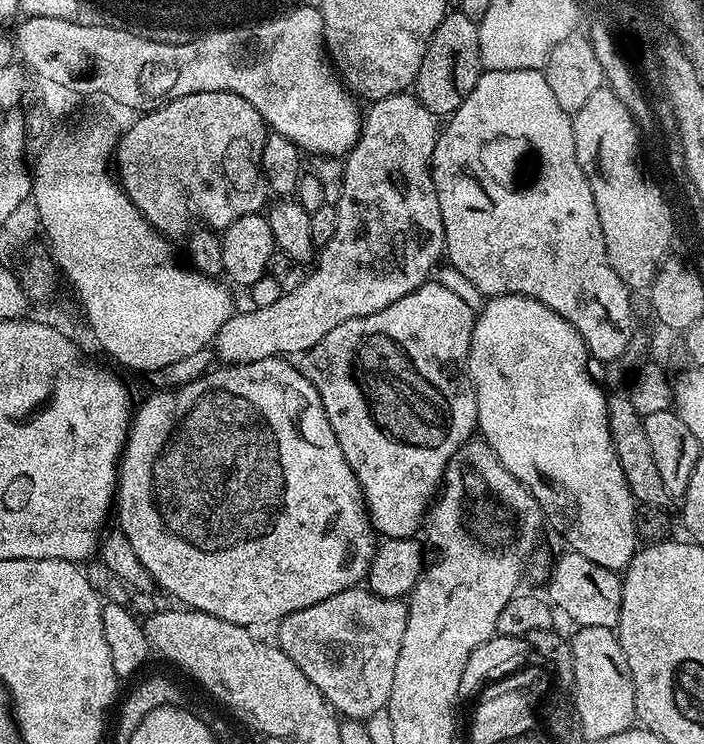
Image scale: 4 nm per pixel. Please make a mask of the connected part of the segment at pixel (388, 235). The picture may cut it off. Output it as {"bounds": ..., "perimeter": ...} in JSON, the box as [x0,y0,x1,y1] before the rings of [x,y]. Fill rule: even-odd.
{"bounds":[214,92,445,365],"perimeter":[[[399,92],[381,100],[373,100],[367,107],[366,115],[363,117],[360,126],[358,142],[343,161],[344,185],[341,190],[341,198],[335,204],[336,212],[338,213],[338,226],[334,226],[334,238],[330,238],[330,242],[319,249],[318,259],[315,261],[315,264],[317,263],[316,272],[309,271],[304,277],[302,286],[285,291],[284,296],[278,298],[278,302],[274,302],[270,306],[262,306],[261,308],[249,307],[247,309],[248,312],[237,311],[217,330],[214,352],[216,356],[218,354],[224,359],[221,361],[225,365],[249,364],[250,362],[265,360],[271,356],[288,358],[291,357],[291,352],[297,352],[297,354],[309,352],[318,342],[322,342],[322,338],[326,338],[326,334],[330,334],[330,330],[334,330],[334,326],[346,322],[350,318],[362,318],[370,314],[378,314],[378,310],[386,310],[386,306],[398,302],[398,298],[406,298],[406,294],[410,294],[422,287],[423,284],[429,283],[434,269],[441,263],[442,257],[445,255],[444,231],[440,229],[440,212],[436,212],[438,196],[432,196],[434,182],[432,181],[431,169],[432,155],[434,154],[434,146],[436,145],[436,137],[438,135],[437,117],[433,116],[430,110],[426,110],[426,106],[422,106],[422,102],[417,100],[415,95],[408,92]]]}

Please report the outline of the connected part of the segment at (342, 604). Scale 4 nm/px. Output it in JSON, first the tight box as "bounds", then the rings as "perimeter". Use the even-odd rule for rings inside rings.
{"bounds":[274,586,408,721],"perimeter":[[[357,586],[355,588],[347,588],[338,594],[334,594],[330,598],[326,598],[322,602],[314,602],[314,606],[306,606],[304,610],[298,610],[285,616],[279,621],[274,637],[275,643],[279,646],[287,656],[300,667],[302,674],[306,674],[306,678],[310,678],[310,682],[314,682],[314,686],[318,686],[318,690],[326,697],[328,703],[341,717],[350,720],[367,721],[369,717],[377,712],[383,712],[388,707],[388,699],[390,698],[390,690],[392,689],[392,675],[394,674],[394,666],[398,662],[398,650],[402,650],[402,634],[406,634],[406,618],[408,617],[408,605],[403,599],[387,600],[381,596],[374,595],[368,591],[367,587]]]}

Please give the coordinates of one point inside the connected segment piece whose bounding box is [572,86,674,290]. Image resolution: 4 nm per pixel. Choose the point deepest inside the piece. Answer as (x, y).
(634, 213)

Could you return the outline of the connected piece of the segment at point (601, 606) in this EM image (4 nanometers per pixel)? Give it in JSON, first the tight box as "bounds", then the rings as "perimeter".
{"bounds":[546,550,622,629],"perimeter":[[[571,550],[565,553],[565,556],[560,556],[557,560],[555,557],[546,576],[546,585],[548,584],[546,596],[553,609],[560,611],[561,608],[573,620],[573,625],[581,628],[606,626],[615,629],[619,625],[622,610],[621,577],[609,568],[598,567],[582,554]]]}

